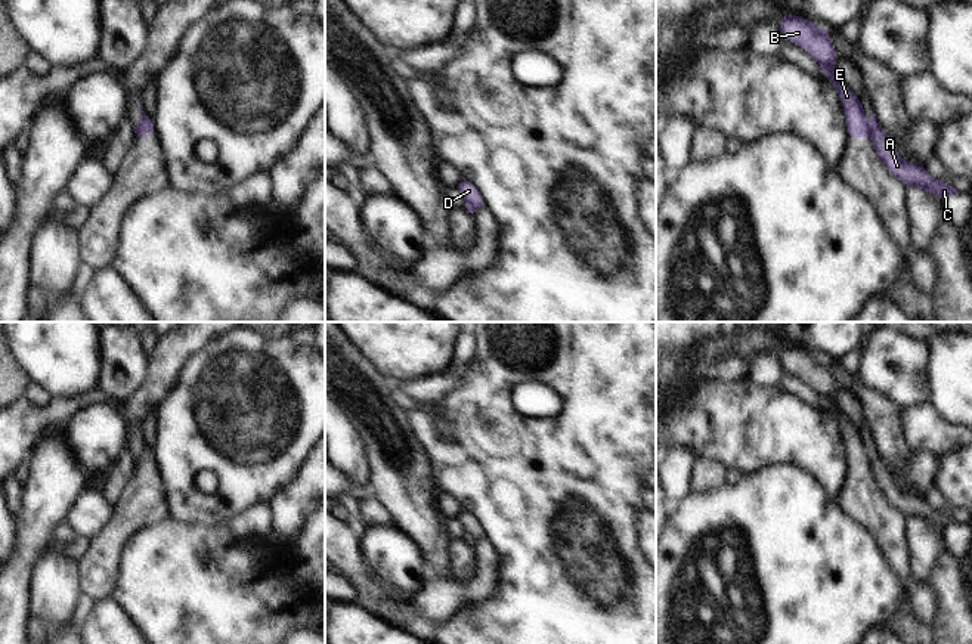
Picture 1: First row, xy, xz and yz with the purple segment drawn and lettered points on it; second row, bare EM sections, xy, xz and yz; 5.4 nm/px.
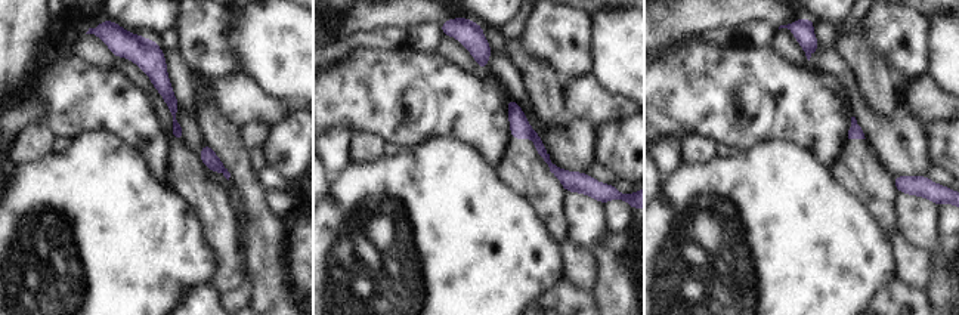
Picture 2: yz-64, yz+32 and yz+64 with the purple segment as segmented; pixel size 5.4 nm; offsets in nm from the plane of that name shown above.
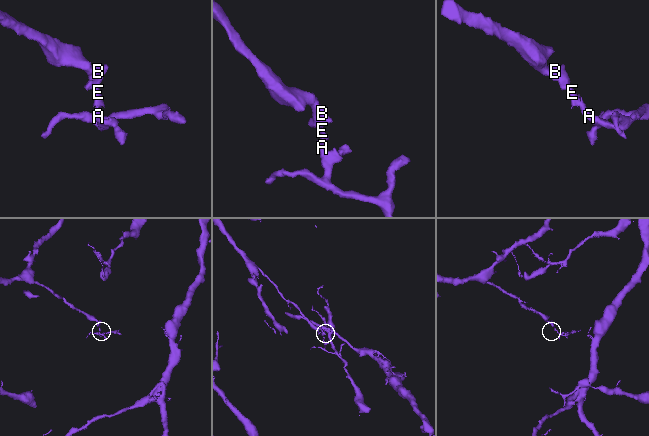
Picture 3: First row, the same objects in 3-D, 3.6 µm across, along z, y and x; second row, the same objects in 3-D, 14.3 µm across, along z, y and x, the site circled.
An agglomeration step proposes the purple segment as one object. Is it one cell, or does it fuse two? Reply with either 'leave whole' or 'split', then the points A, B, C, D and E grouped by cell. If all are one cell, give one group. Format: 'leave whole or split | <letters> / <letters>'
split | A C / B D E

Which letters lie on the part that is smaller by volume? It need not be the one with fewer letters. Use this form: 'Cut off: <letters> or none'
Cut off: A, C

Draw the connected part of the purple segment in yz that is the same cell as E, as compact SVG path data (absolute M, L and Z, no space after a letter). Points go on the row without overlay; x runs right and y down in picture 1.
M786 346L778 352L784 372L796 374L805 380L821 397L824 408L838 419L848 455L848 471L852 468L872 468L867 448L860 430L843 415L835 403L838 384L829 362L799 347Z

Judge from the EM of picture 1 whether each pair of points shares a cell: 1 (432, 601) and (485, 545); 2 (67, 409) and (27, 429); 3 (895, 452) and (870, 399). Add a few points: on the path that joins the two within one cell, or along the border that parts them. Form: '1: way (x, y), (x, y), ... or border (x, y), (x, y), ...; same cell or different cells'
1: way (451, 597), (464, 593), (485, 572), (485, 564); same cell
2: way (56, 412), (37, 418); same cell
3: way (890, 439), (882, 412); same cell

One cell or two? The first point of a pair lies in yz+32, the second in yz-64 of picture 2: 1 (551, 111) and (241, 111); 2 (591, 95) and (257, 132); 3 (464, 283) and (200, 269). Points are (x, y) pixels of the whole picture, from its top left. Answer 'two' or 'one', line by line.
1: two
2: two
3: one

